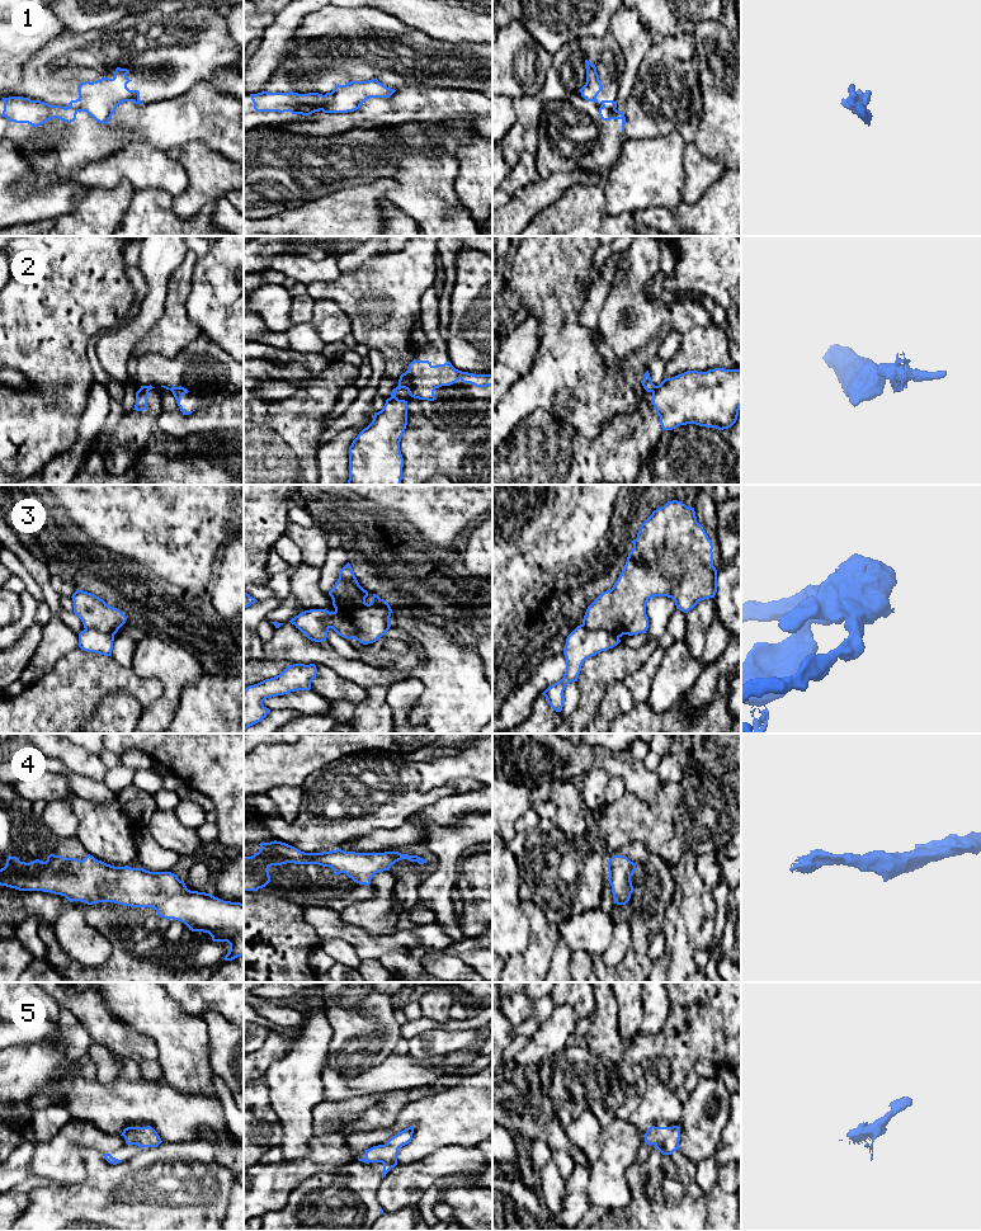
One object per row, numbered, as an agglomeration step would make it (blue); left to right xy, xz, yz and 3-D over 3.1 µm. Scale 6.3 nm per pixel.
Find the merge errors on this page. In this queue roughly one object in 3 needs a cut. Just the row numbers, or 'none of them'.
1, 2, 3

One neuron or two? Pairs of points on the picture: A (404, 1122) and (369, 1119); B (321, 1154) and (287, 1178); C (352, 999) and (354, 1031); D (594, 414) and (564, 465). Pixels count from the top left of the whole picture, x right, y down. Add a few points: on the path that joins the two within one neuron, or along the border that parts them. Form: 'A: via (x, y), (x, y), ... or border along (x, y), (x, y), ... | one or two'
A: border along (408, 1103), (390, 1126), (368, 1132) | two
B: via (312, 1160), (305, 1168), (296, 1171) | one
C: border along (367, 995), (357, 1009), (330, 1009), (330, 1028) | two
D: border along (556, 416), (571, 424), (590, 441), (608, 420) | two

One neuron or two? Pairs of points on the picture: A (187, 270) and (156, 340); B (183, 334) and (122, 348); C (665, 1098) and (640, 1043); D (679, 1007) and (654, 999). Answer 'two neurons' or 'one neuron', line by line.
A: one neuron
B: two neurons
C: two neurons
D: two neurons

